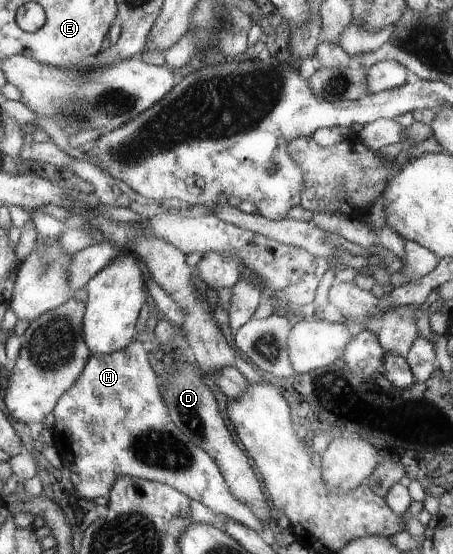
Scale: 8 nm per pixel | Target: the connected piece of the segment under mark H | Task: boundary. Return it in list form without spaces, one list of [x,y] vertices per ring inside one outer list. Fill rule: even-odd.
[[[135,340],[127,349],[111,355],[92,355],[83,376],[60,399],[53,414],[56,424],[53,429],[54,446],[67,464],[80,497],[94,501],[100,497],[109,497],[120,479],[141,478],[171,485],[187,497],[209,506],[215,513],[223,514],[241,525],[246,525],[260,536],[267,537],[268,531],[265,530],[263,521],[231,493],[223,471],[215,459],[188,439],[169,416],[158,375],[152,369],[142,342]]]

